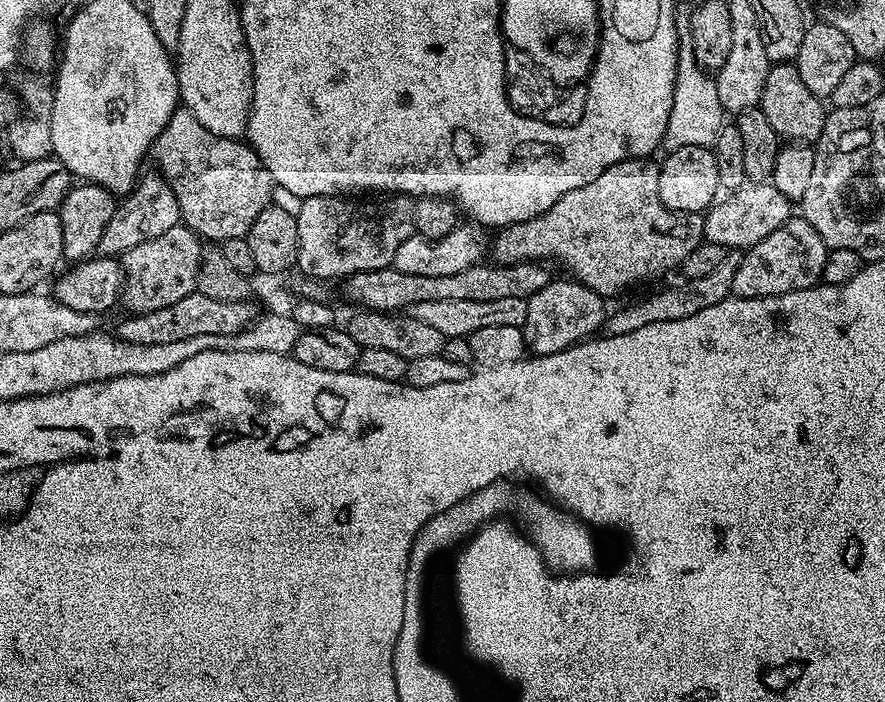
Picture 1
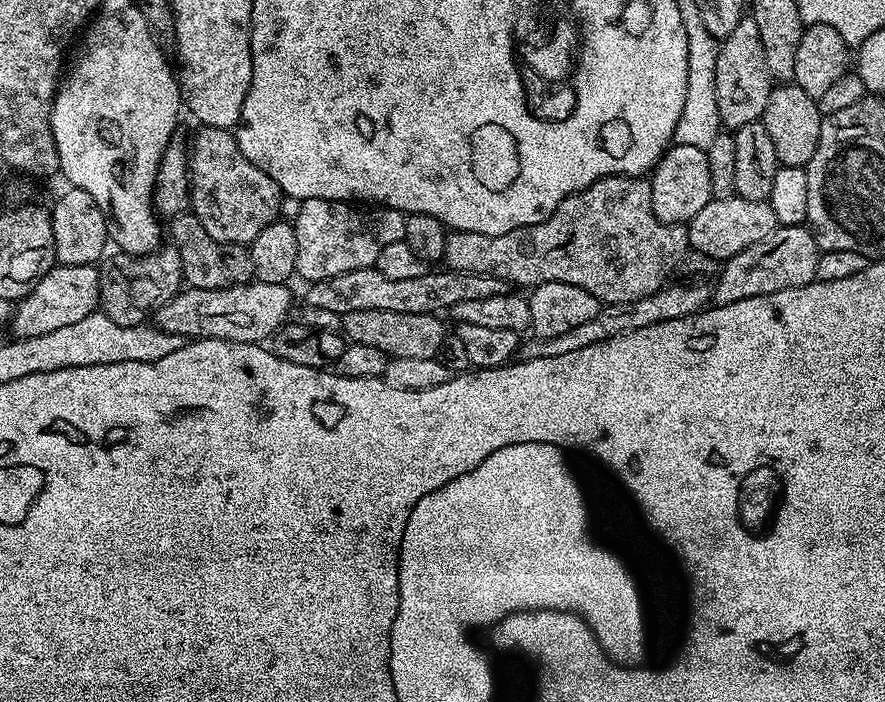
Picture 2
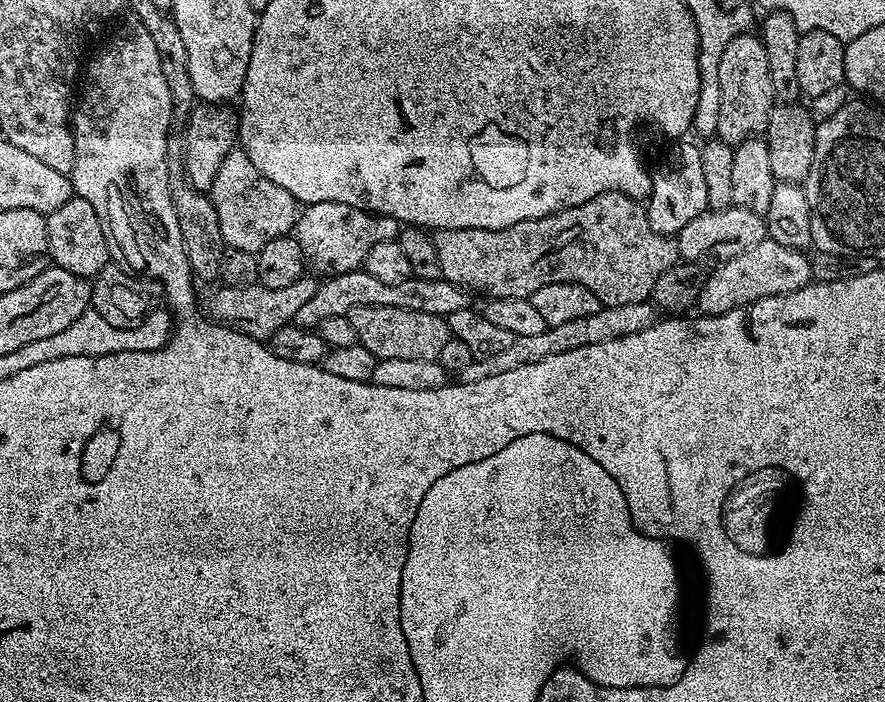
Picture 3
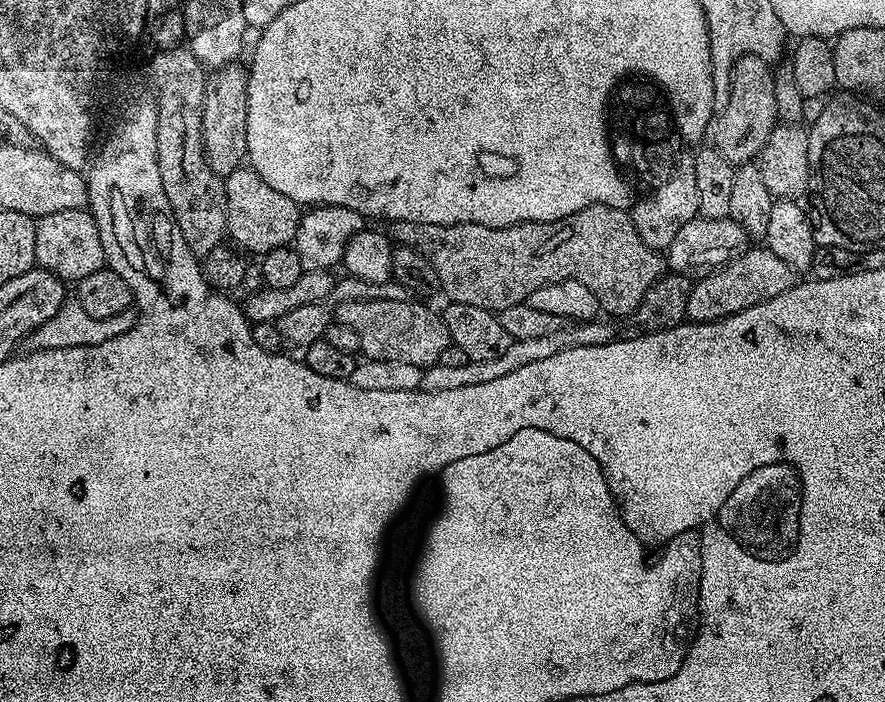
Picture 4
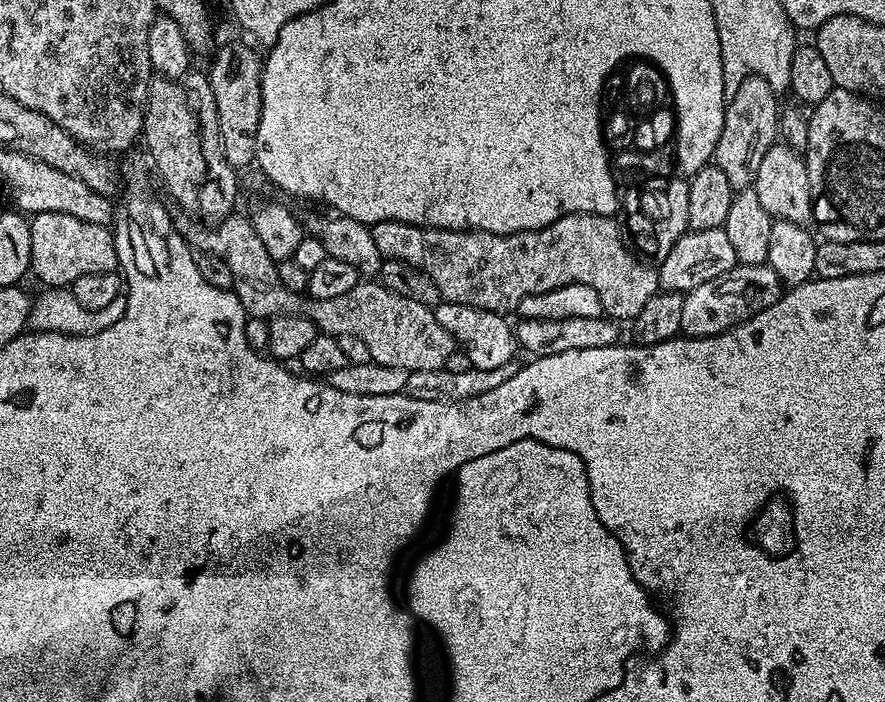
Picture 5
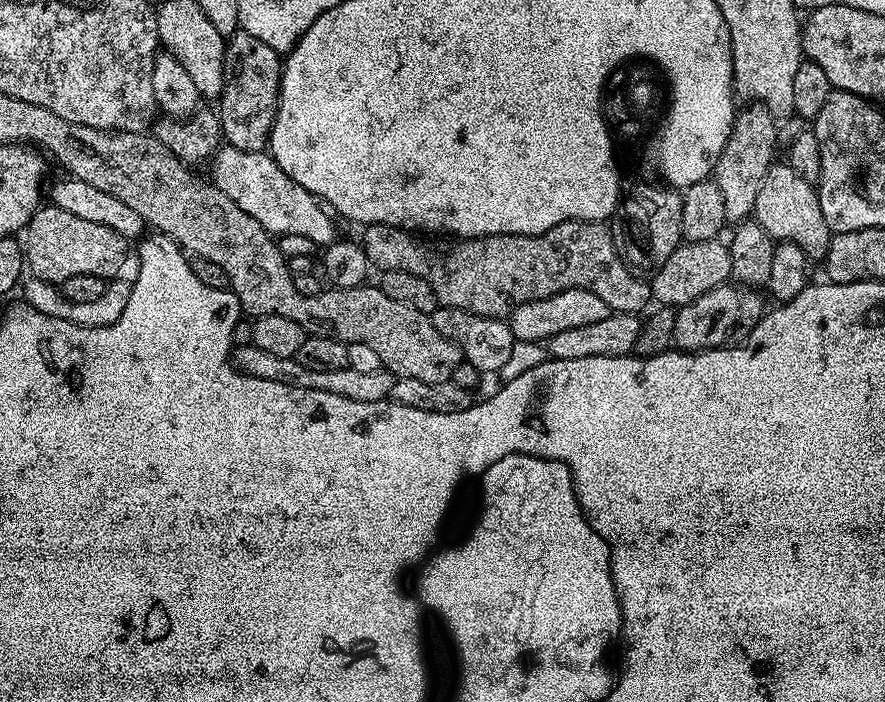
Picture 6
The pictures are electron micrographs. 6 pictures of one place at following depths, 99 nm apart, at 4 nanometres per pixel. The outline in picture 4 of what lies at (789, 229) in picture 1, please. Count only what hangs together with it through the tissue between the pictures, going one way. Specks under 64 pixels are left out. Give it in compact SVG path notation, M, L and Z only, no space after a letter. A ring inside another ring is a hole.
M752 246L740 257L725 264L718 272L699 277L690 290L690 302L686 302L688 320L694 324L712 324L727 316L738 314L755 304L766 302L770 298L778 298L794 283L794 273L778 254L771 252L767 246Z

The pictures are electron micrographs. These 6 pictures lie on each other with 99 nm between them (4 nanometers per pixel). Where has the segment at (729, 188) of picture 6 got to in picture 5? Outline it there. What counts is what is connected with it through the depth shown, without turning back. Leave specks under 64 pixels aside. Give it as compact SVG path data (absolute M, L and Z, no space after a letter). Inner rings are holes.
M761 76L746 78L746 82L742 82L742 86L738 86L738 94L735 94L734 98L726 100L722 138L718 138L714 163L720 167L722 174L726 174L726 179L730 181L733 190L755 185L758 165L766 155L766 150L770 150L770 146L777 143L781 109L776 108L776 100L778 100L778 93L770 86L770 82L766 82L766 78Z

